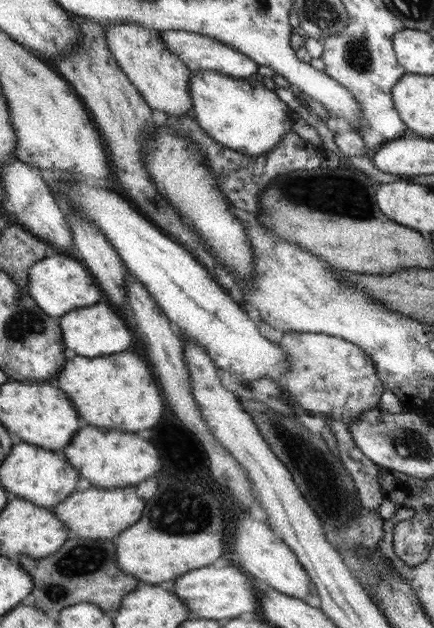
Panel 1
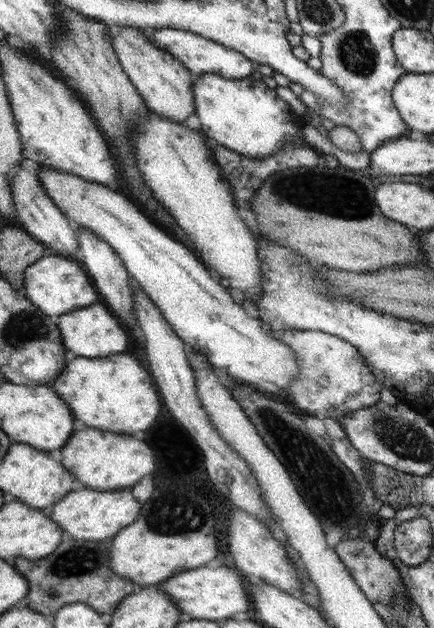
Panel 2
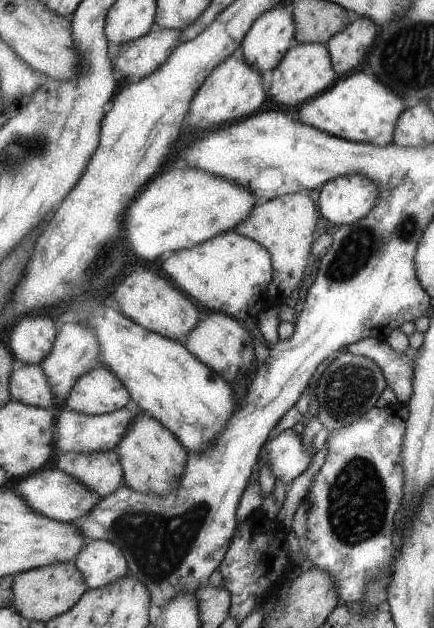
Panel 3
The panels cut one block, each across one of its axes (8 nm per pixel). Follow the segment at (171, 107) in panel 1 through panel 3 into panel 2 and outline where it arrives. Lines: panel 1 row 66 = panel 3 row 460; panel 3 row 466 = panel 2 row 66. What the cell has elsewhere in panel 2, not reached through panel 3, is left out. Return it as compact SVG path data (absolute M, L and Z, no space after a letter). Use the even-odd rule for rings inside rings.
M122 27L118 36L110 34L110 40L113 42L122 68L137 87L150 112L183 124L188 116L196 112L193 93L194 74L190 73L181 61L170 55L170 52L162 51L154 45L145 30Z

